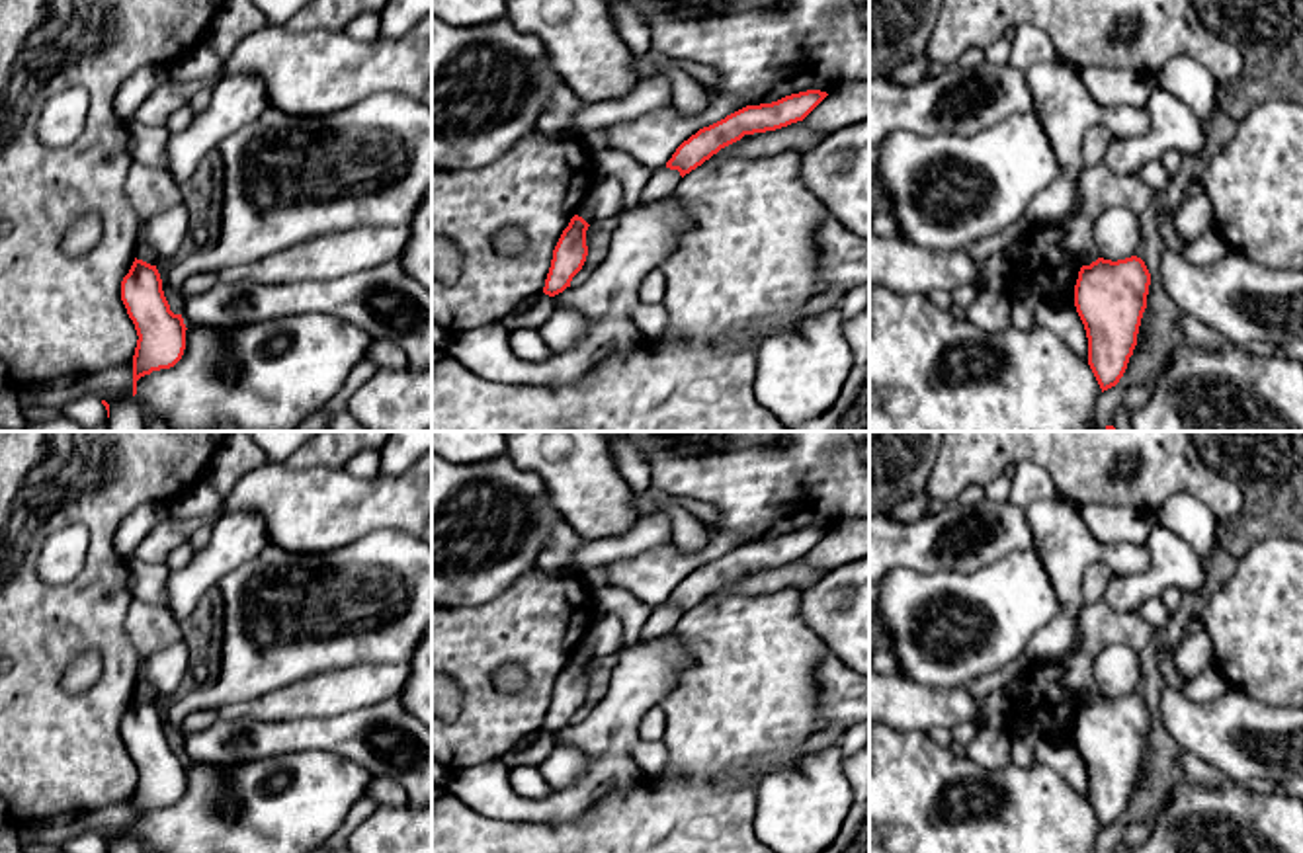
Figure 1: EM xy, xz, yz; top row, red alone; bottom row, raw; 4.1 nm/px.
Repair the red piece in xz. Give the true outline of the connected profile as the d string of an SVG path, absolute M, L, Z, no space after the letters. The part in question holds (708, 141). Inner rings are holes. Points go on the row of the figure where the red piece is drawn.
M807 90L772 103L746 105L684 141L666 162L666 168L678 170L684 178L744 135L776 131L803 121L826 96L820 90Z

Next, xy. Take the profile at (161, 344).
M143 260L133 262L121 281L121 301L137 330L133 355L133 396L137 381L152 371L174 367L186 349L186 324L174 314L162 291L156 265Z

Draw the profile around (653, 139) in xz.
M715 96L701 115L682 115L674 105L639 117L627 125L606 129L608 148L621 150L654 172L672 158L676 148L727 115L746 107L736 96Z

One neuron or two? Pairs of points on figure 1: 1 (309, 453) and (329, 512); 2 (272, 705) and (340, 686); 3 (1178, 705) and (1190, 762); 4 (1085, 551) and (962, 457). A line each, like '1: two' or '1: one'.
1: two
2: one
3: two
4: two

